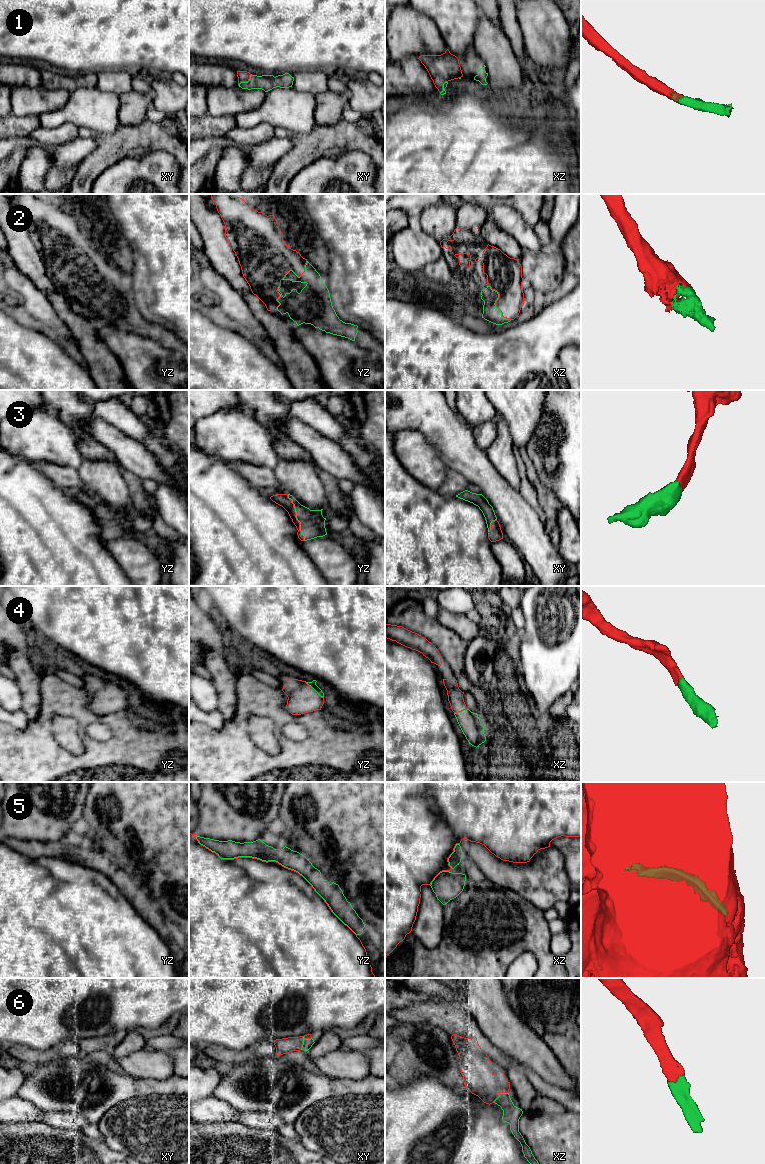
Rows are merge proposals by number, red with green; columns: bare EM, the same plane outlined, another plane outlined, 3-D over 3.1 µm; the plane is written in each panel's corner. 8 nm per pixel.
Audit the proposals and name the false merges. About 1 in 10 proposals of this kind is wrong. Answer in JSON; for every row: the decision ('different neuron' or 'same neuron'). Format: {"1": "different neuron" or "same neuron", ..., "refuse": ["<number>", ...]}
{"1": "same neuron", "2": "same neuron", "3": "same neuron", "4": "same neuron", "5": "different neuron", "6": "same neuron", "refuse": ["5"]}

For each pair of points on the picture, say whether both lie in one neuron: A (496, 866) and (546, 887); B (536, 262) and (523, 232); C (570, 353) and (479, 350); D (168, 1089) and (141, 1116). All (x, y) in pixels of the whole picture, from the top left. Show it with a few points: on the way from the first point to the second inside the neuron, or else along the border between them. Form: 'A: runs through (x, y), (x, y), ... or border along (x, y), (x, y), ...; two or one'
A: runs through (508, 874), (534, 880); one
B: border along (522, 248), (533, 251), (543, 249); two
C: border along (570, 345), (564, 346), (557, 355); two
D: border along (178, 1094), (138, 1095); two

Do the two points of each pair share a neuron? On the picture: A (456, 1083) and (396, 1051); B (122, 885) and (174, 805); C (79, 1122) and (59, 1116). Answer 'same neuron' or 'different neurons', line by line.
A: same neuron
B: same neuron
C: same neuron

